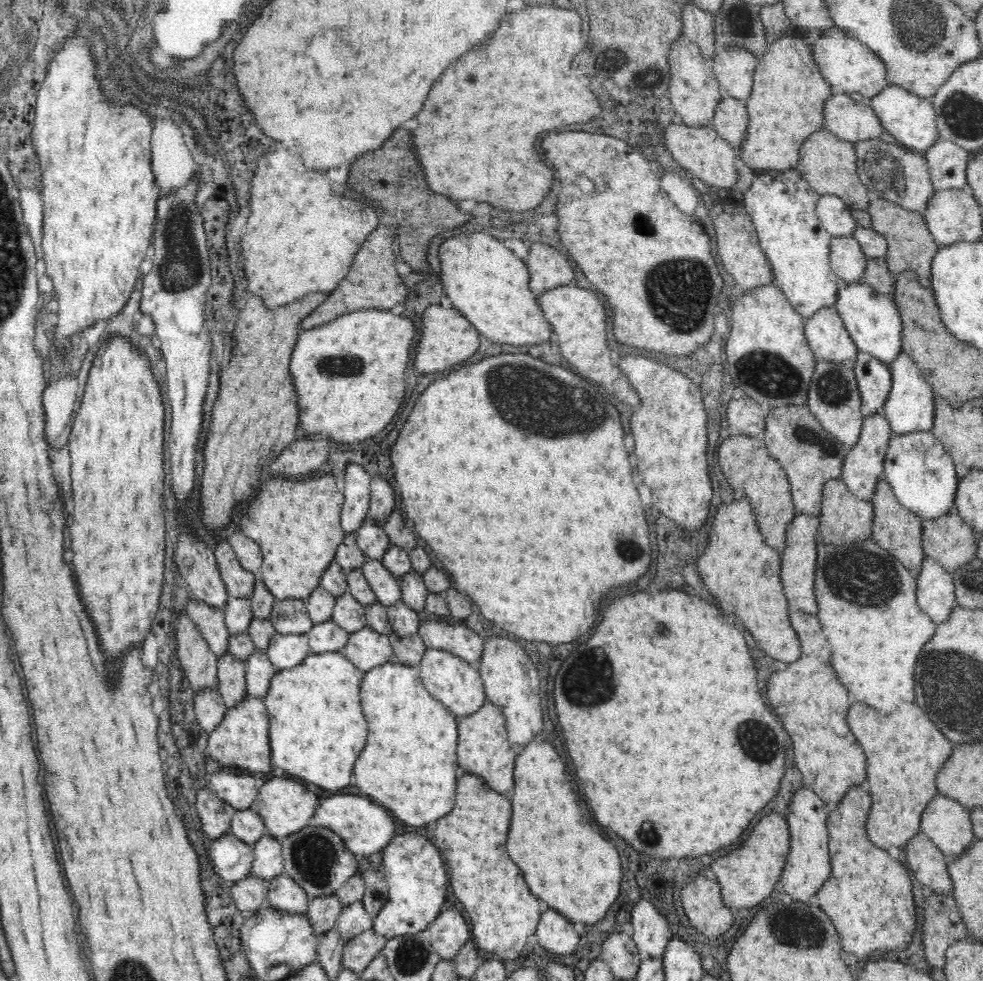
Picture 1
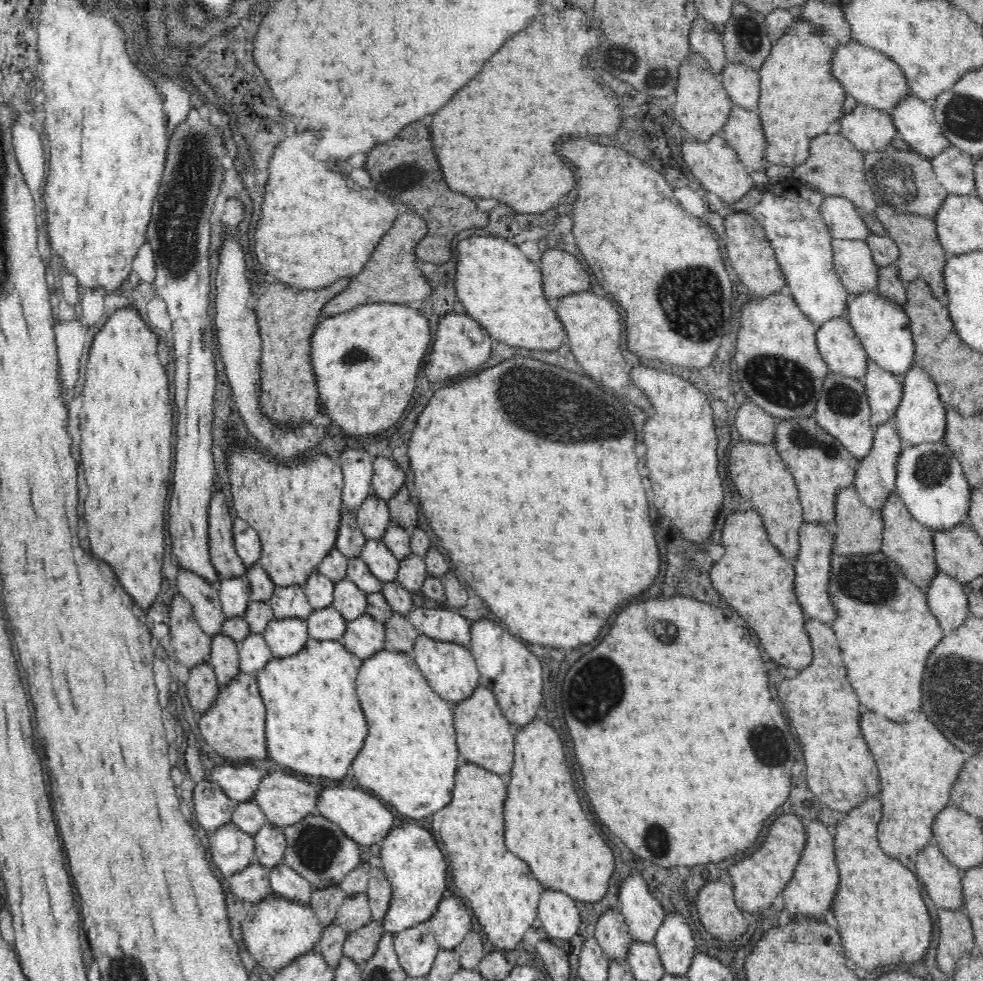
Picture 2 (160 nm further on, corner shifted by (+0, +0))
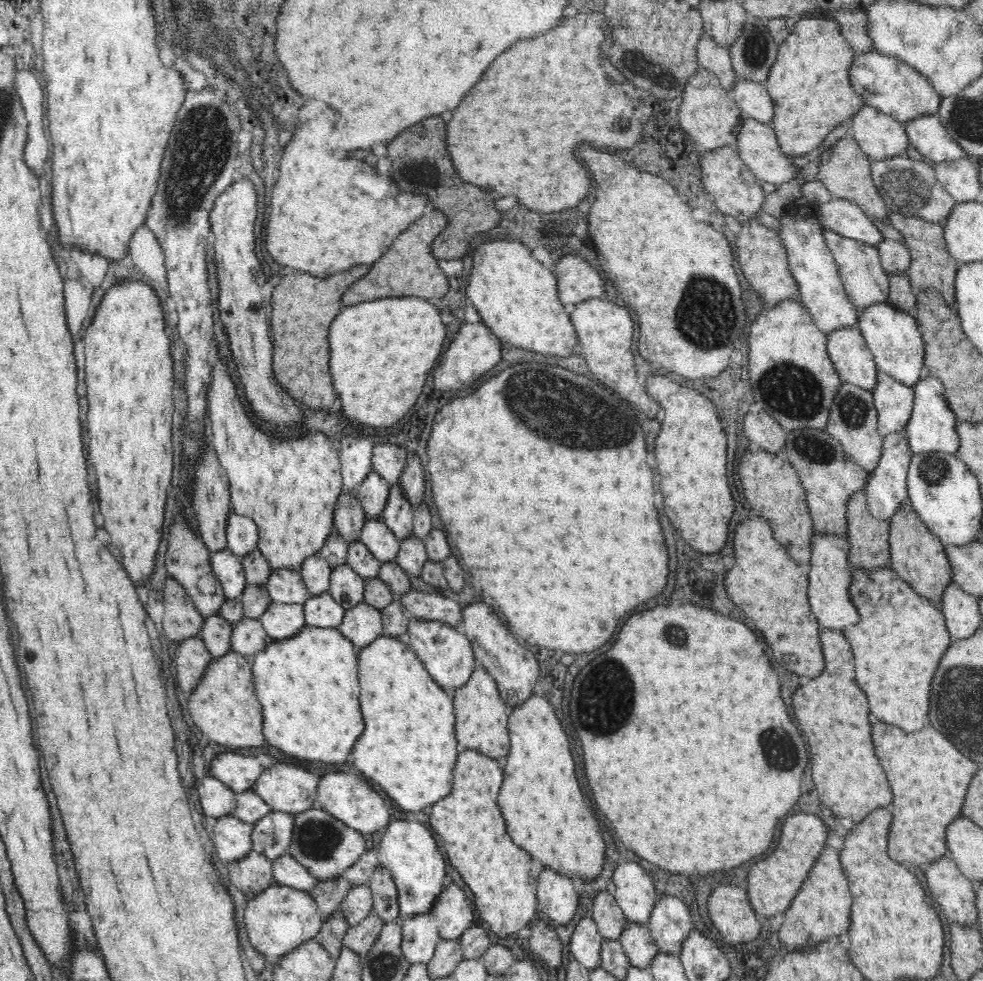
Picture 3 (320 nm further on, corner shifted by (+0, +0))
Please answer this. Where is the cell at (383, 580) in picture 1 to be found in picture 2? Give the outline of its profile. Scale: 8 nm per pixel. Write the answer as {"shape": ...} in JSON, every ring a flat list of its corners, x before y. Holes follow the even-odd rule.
{"shape":[[368,538,359,556,379,581,392,582,397,578,399,561,381,538,377,540]]}

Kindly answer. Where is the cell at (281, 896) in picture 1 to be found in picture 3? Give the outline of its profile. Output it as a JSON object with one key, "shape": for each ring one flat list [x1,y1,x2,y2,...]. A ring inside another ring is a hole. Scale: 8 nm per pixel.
{"shape":[[289,853,274,860,272,867,274,883,277,885,311,892,318,882,310,874,310,871,296,861]]}

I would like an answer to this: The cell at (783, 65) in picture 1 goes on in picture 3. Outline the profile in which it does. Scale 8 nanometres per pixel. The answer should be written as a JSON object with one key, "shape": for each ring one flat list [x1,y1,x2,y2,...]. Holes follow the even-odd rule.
{"shape":[[797,19,791,34,778,47,774,64,764,85,774,102,771,125,779,148,790,157,814,155,834,128,851,118,865,105,849,77,856,54,841,33,836,20]]}

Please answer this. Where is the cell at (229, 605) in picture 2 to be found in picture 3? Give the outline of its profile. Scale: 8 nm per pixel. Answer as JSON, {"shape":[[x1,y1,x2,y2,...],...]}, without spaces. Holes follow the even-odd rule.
{"shape":[[226,546,226,549,210,554,210,566,216,581,223,588,225,598,229,598,231,601,234,598,239,598,247,584,240,557,233,554,229,547]]}

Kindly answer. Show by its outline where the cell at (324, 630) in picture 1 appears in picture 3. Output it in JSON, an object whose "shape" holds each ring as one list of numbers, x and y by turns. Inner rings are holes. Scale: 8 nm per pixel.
{"shape":[[329,592,318,597,310,596,303,604,306,625,320,629,334,629,341,624,345,608,334,600]]}

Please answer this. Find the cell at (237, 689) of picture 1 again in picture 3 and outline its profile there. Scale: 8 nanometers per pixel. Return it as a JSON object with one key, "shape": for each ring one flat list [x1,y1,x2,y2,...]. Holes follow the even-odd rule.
{"shape":[[219,613,204,616,200,636,213,658,224,656,231,648,232,624]]}

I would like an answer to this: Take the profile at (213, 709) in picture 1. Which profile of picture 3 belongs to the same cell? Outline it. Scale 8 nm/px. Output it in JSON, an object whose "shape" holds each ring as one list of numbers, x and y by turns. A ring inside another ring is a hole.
{"shape":[[199,634,180,640,177,648,175,661,178,686,188,695,196,688,204,670,208,668,211,654]]}

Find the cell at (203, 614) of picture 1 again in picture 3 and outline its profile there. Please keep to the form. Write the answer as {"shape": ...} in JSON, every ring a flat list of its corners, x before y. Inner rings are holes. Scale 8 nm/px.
{"shape":[[176,510,168,531,168,544,165,553,165,567,168,575,175,578,190,595,198,612,204,616,210,616,219,612,222,600,225,598,223,588,215,579,210,566,209,548,199,536,198,530,190,530,190,526,183,520,183,514]]}

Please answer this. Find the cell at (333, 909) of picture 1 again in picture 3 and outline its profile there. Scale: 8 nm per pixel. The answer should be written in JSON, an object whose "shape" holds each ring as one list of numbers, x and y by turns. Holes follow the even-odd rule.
{"shape":[[338,877,331,881,318,881,312,888,310,893,324,919,340,910,342,899,350,887,352,885,346,879]]}

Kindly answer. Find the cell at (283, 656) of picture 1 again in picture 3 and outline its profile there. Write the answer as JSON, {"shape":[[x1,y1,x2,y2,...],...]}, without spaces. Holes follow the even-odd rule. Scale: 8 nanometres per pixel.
{"shape":[[273,600,259,619,271,641,289,640,306,625,303,605]]}

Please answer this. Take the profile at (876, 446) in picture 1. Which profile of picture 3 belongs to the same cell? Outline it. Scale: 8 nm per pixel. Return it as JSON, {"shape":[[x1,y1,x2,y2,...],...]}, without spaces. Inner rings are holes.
{"shape":[[890,434,884,437,881,453,878,466,869,475,864,491,871,514,886,521,890,520,900,507,910,504,910,498,907,497,907,472,913,453,909,441,903,434]]}

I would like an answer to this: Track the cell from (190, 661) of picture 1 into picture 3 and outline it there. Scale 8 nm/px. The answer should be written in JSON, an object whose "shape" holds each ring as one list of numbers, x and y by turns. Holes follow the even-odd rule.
{"shape":[[167,575,161,594,164,606,161,618,164,641,175,640,178,643,184,638,197,636,204,617,198,612,185,588,175,578]]}

